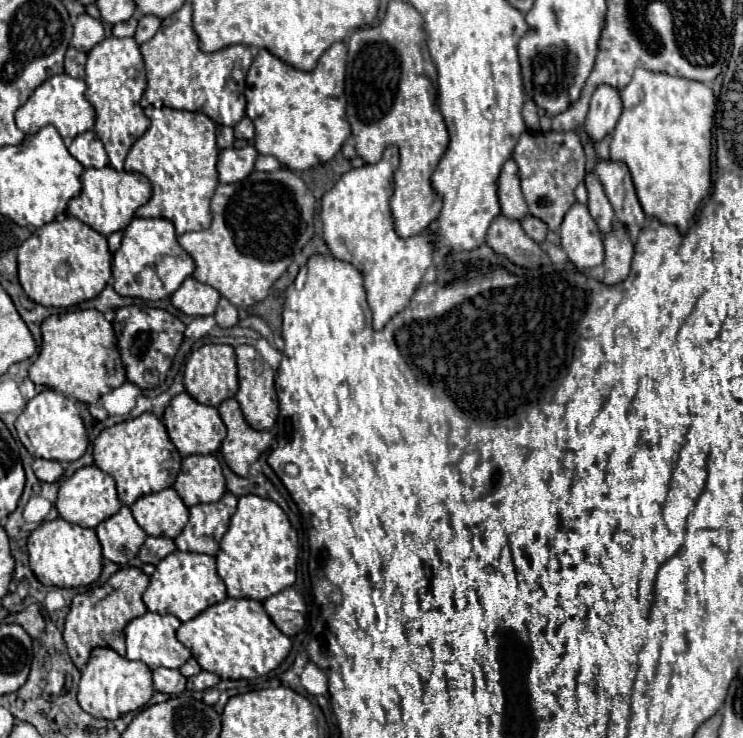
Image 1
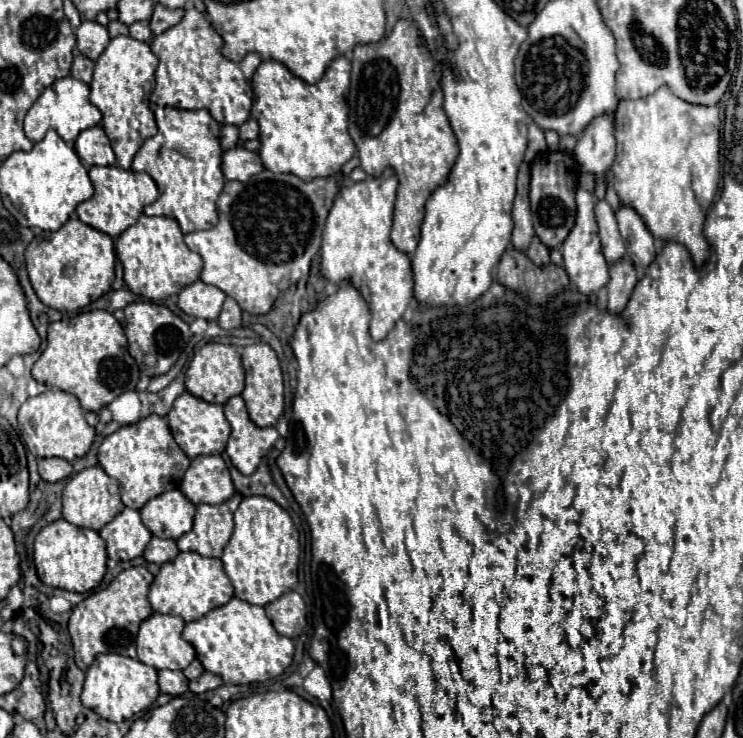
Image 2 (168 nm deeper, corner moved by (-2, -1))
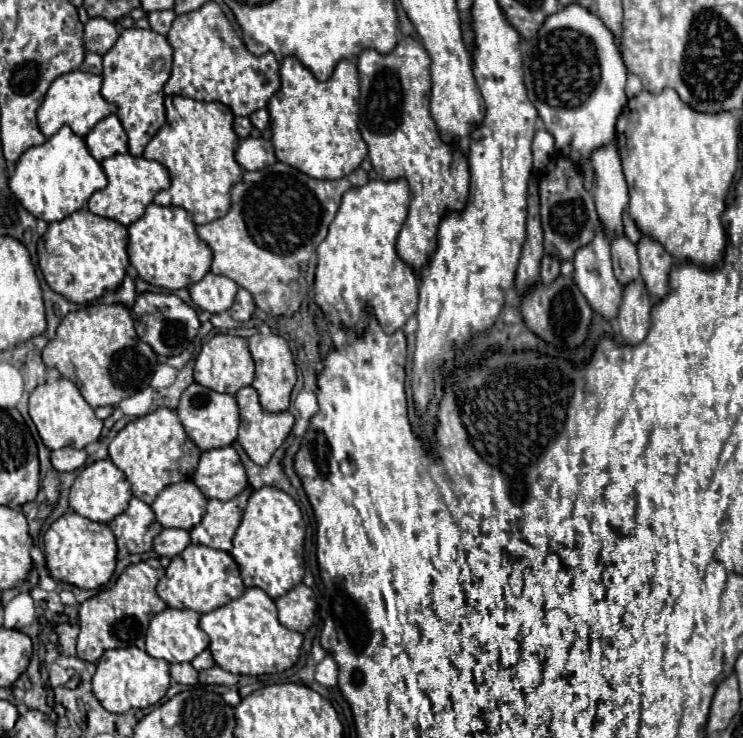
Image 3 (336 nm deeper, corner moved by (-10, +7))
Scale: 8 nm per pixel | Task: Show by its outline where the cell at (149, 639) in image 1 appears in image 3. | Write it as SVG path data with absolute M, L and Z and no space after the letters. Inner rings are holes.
M171 609L157 613L147 631L147 653L155 659L165 659L167 663L181 663L181 661L193 661L201 651L209 647L209 635L199 627L199 613L191 609Z

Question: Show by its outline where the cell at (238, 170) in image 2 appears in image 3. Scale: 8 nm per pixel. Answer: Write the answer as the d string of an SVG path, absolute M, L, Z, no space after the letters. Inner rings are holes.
M263 137L241 139L235 157L237 157L237 163L245 171L259 171L259 169L265 169L277 161L273 143L269 139L263 139Z

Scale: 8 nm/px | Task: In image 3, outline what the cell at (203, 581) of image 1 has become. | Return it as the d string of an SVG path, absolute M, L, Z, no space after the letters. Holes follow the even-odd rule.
M189 545L181 555L171 559L165 577L157 585L157 595L173 609L193 609L197 613L209 613L229 601L241 597L245 585L241 581L239 567L227 551L217 551L205 545Z

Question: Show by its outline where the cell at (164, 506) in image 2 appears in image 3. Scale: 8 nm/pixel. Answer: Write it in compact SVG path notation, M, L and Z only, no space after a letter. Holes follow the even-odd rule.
M181 481L165 487L151 507L163 527L189 531L201 523L205 505L207 497L199 491L199 487L195 487L193 481Z

